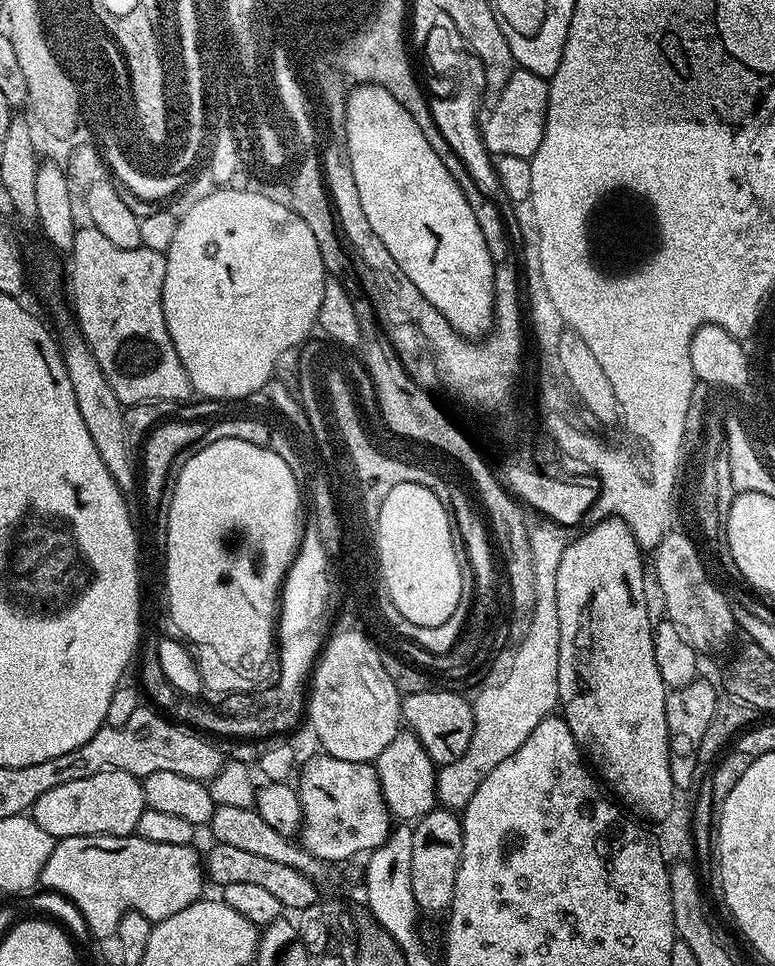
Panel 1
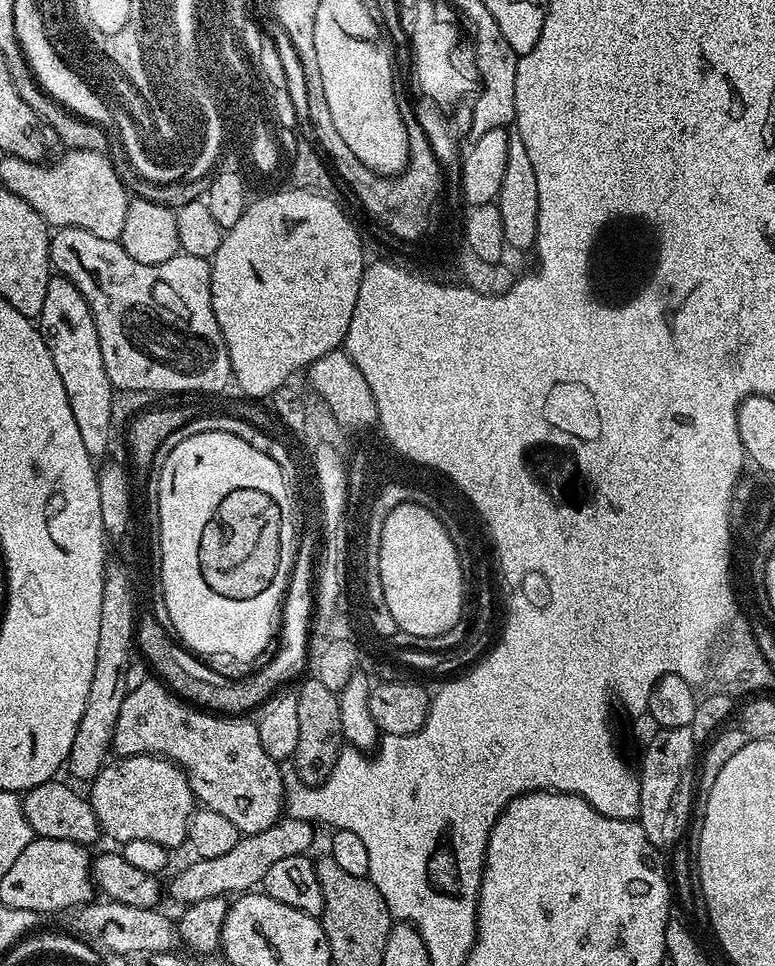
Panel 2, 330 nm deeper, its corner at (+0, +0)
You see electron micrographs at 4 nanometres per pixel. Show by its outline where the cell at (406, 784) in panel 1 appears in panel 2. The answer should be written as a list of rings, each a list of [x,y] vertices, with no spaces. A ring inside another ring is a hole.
[[[288,816],[277,820],[274,826],[270,826],[270,830],[262,830],[249,836],[241,835],[234,850],[229,850],[226,854],[205,860],[193,859],[193,864],[186,865],[173,878],[169,888],[167,885],[167,895],[169,892],[180,906],[187,906],[194,902],[202,902],[202,898],[228,898],[233,894],[247,894],[257,886],[263,885],[266,870],[270,870],[274,862],[279,862],[281,858],[305,855],[314,840],[314,830],[316,828],[311,821]]]

